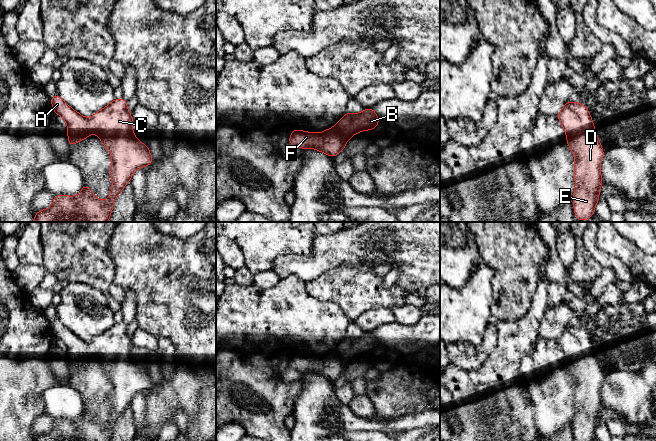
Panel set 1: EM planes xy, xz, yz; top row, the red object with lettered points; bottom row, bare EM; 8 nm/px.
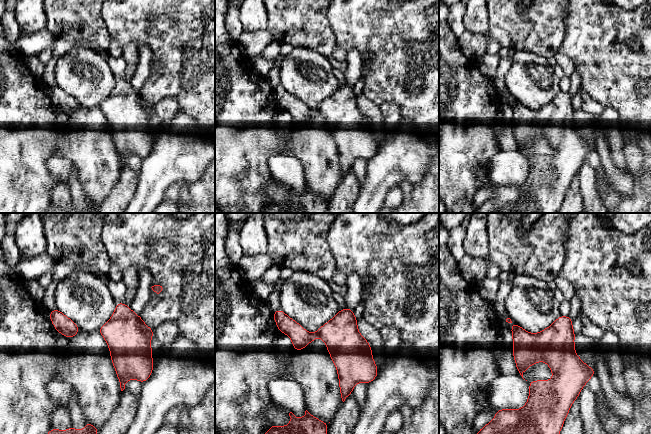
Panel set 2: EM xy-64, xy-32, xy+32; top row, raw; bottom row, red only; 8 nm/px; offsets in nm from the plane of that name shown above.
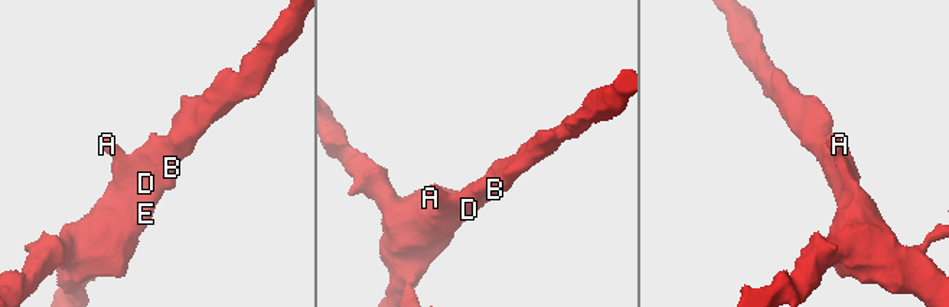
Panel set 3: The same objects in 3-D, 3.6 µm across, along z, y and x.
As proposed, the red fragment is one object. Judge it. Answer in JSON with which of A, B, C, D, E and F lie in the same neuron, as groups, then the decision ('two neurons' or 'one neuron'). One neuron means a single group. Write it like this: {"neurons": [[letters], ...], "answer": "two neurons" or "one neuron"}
{"neurons": [["A", "B", "C", "D", "E", "F"]], "answer": "one neuron"}

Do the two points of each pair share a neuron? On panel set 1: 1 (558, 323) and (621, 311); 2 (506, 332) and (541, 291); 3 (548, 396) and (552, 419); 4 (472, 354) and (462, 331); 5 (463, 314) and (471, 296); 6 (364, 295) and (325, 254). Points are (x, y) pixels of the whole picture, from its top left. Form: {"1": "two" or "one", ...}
{"1": "one", "2": "one", "3": "one", "4": "two", "5": "one", "6": "two"}

